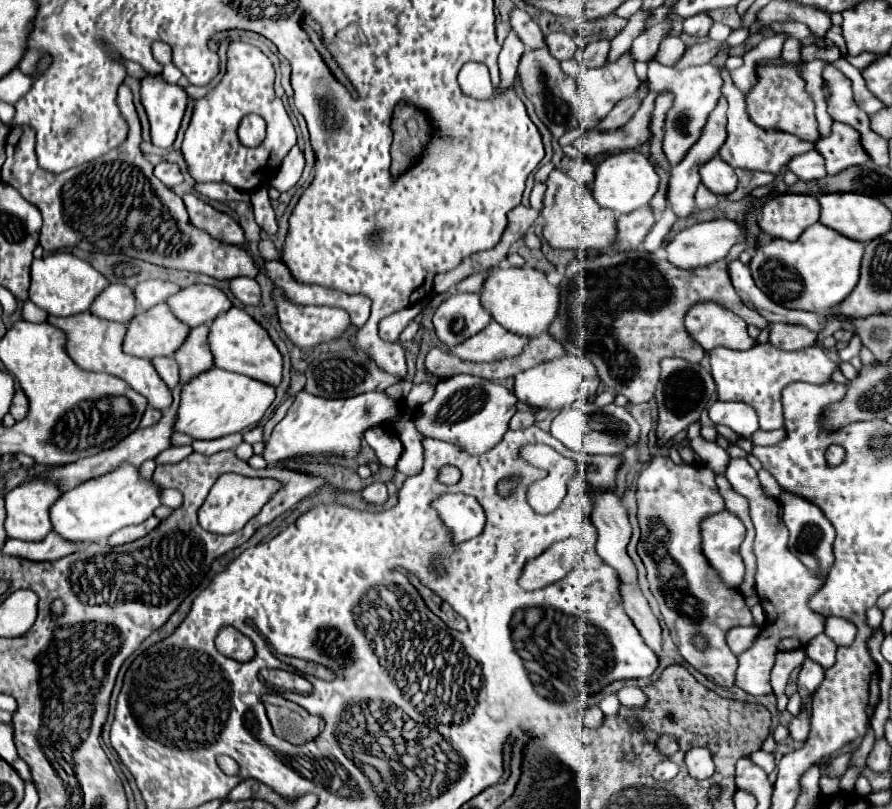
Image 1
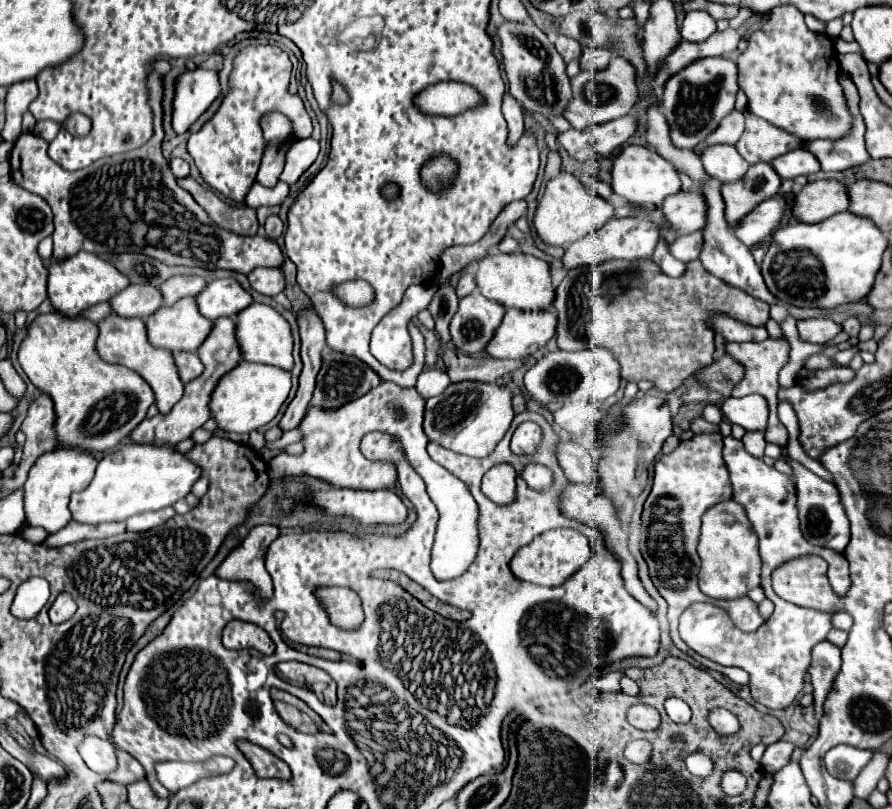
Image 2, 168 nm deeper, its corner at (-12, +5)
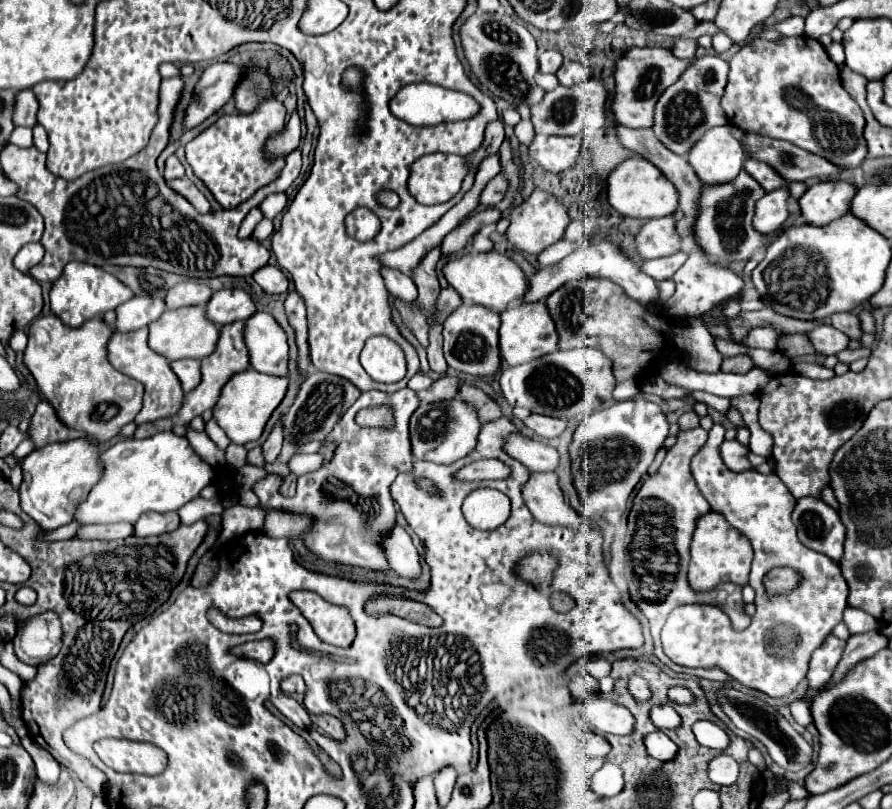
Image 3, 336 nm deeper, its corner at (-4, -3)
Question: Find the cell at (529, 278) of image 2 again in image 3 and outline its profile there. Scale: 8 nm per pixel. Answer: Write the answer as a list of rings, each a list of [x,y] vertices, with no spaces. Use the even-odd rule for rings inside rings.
[[[466,253],[456,255],[444,267],[444,275],[448,283],[460,293],[464,303],[484,305],[496,313],[502,313],[510,303],[518,303],[524,299],[528,289],[528,279],[524,271],[506,255],[500,253]]]

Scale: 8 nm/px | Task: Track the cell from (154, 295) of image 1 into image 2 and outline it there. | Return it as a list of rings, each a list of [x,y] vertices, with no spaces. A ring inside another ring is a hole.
[[[176,275],[162,283],[160,291],[164,295],[164,305],[172,305],[182,297],[198,295],[206,287],[206,281],[196,275]]]

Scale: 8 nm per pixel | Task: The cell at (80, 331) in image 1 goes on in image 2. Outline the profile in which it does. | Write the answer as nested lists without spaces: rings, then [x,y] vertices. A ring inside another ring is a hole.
[[[110,315],[98,323],[100,327],[100,337],[96,343],[96,349],[102,359],[110,363],[124,365],[132,371],[136,371],[140,377],[146,379],[146,383],[152,387],[154,397],[156,397],[156,407],[160,413],[168,413],[174,403],[180,399],[184,393],[184,383],[180,381],[178,367],[174,363],[174,357],[168,349],[158,349],[148,343],[146,337],[146,325],[142,319],[124,319],[118,315]]]

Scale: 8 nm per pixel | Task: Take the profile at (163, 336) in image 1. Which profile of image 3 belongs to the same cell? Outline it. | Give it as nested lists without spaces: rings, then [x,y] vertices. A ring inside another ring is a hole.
[[[190,305],[190,307],[180,307],[174,311],[164,311],[164,315],[156,319],[156,323],[150,323],[148,345],[152,347],[152,351],[164,355],[168,361],[190,359],[190,357],[202,359],[216,349],[216,341],[218,341],[218,327],[204,317],[202,305]]]

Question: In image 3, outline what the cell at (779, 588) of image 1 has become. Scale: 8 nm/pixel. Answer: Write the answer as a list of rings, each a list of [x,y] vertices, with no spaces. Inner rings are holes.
[[[714,425],[708,433],[706,445],[692,459],[692,475],[712,511],[722,513],[726,521],[746,535],[754,547],[750,587],[756,591],[756,613],[746,631],[734,631],[726,625],[726,615],[718,607],[676,607],[662,629],[662,645],[664,653],[678,665],[704,669],[718,667],[742,685],[778,699],[790,695],[798,687],[806,677],[812,651],[820,647],[838,623],[842,623],[842,611],[848,605],[848,585],[838,563],[822,553],[810,551],[798,541],[796,525],[790,519],[796,499],[788,487],[780,483],[780,477],[774,473],[762,475],[756,469],[742,473],[728,469],[720,455],[722,441],[724,427]],[[778,565],[808,571],[808,579],[788,595],[768,597],[764,595],[762,577]]]

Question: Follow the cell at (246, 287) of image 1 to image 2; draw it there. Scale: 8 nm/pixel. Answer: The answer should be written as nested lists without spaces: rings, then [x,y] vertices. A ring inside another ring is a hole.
[[[258,267],[254,269],[250,275],[248,275],[252,287],[258,291],[258,293],[264,293],[264,295],[278,295],[284,285],[286,285],[286,277],[284,277],[284,271],[274,267],[274,269],[266,269],[266,267]]]

